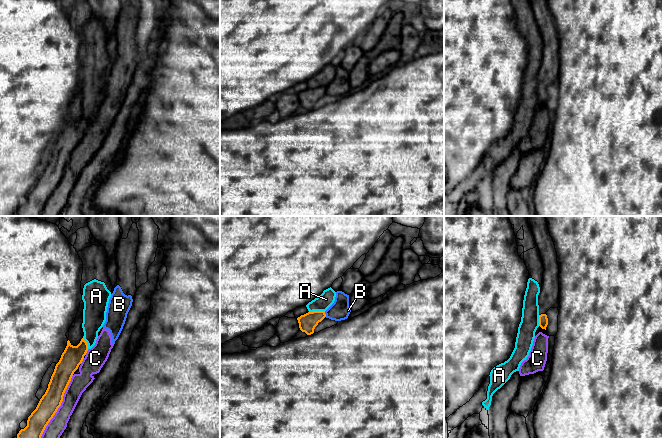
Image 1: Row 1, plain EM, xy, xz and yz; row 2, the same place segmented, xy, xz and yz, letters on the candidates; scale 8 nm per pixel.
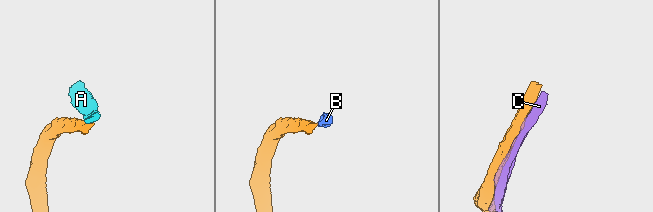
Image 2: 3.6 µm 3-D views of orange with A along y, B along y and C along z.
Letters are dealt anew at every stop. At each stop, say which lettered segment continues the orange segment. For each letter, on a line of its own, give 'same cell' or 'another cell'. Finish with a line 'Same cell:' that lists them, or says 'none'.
A: another cell
B: another cell
C: another cell
Same cell: none

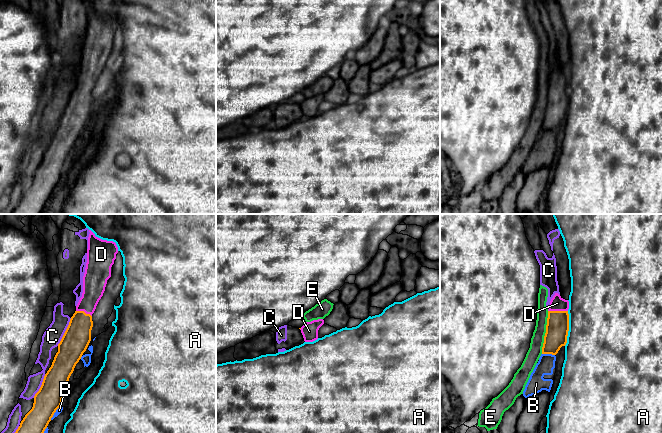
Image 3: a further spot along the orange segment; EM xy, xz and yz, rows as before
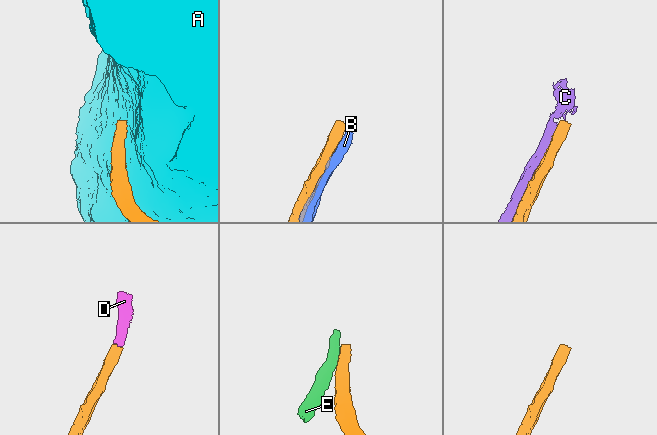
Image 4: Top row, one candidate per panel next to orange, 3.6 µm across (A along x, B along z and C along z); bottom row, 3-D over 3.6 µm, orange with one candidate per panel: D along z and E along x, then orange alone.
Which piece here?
A: another cell
B: another cell
C: another cell
D: same cell
E: another cell
Same cell: D

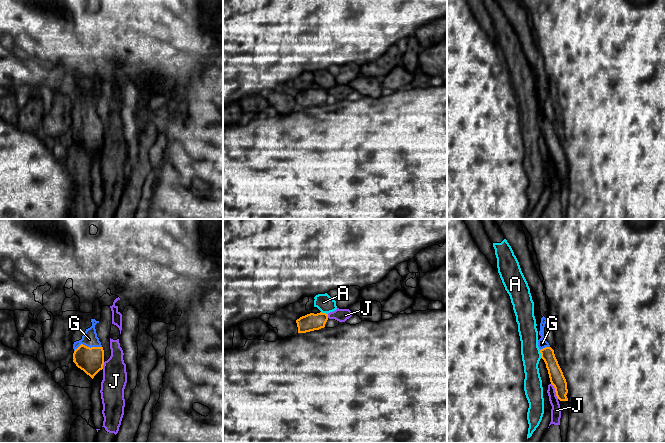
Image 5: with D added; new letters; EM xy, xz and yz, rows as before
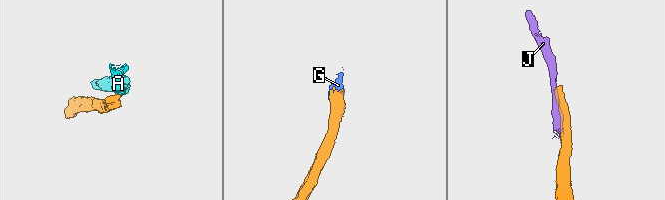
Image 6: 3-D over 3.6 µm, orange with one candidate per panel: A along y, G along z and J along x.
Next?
A: another cell
G: same cell
J: another cell
Same cell: G

